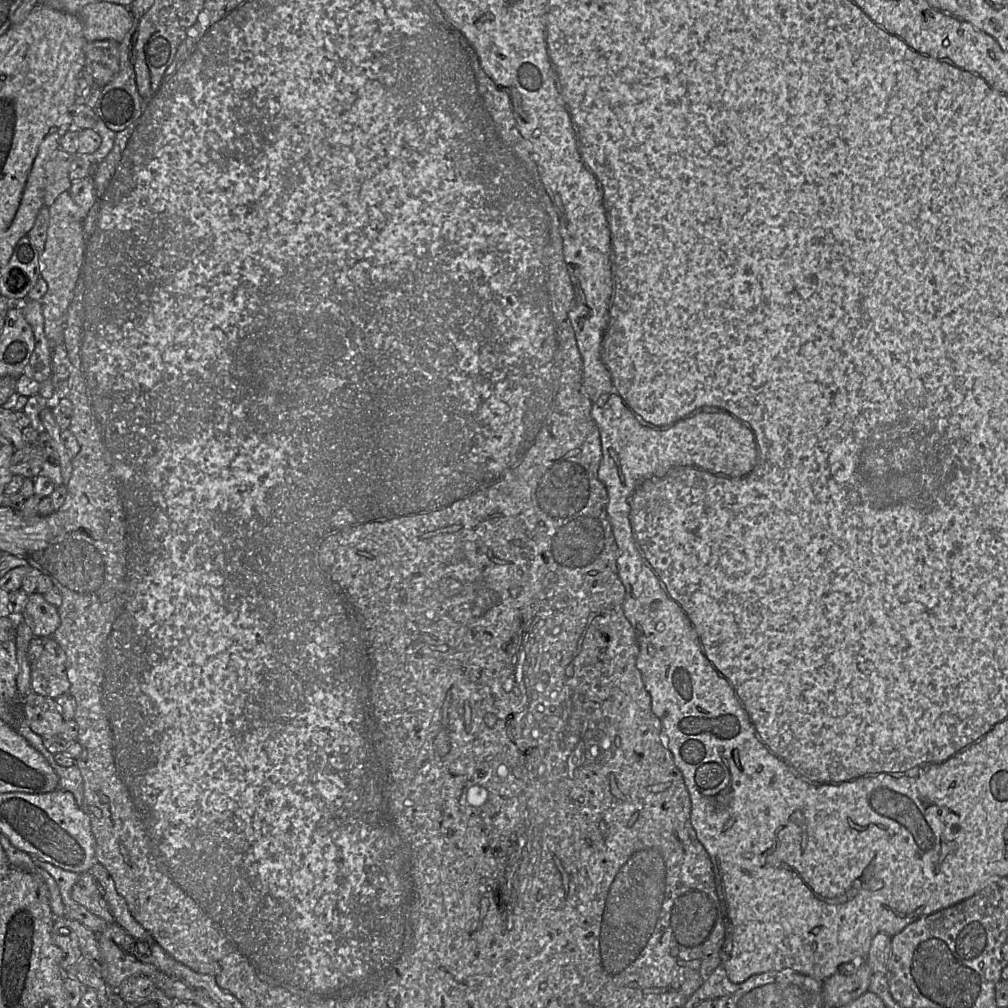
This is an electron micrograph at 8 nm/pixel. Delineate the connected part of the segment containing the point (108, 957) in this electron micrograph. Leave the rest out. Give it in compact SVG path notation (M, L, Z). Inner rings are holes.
M110 924L97 934L105 964L105 982L110 990L118 990L123 981L132 976L150 977L158 970L135 956L136 940L119 925Z

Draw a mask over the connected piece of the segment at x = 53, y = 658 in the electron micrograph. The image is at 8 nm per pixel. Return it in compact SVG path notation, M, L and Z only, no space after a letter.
M53 637L41 639L43 640L43 652L40 658L31 664L31 691L54 700L64 693L69 693L71 684L67 675L66 656Z

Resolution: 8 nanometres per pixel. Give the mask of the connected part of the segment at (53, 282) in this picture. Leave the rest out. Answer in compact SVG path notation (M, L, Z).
M69 191L61 193L49 209L49 224L47 237L43 250L40 253L40 278L47 283L47 292L41 299L44 316L45 334L52 345L64 345L64 326L68 314L68 308L74 298L75 288L80 272L86 260L86 245L84 238L85 214L78 208Z

